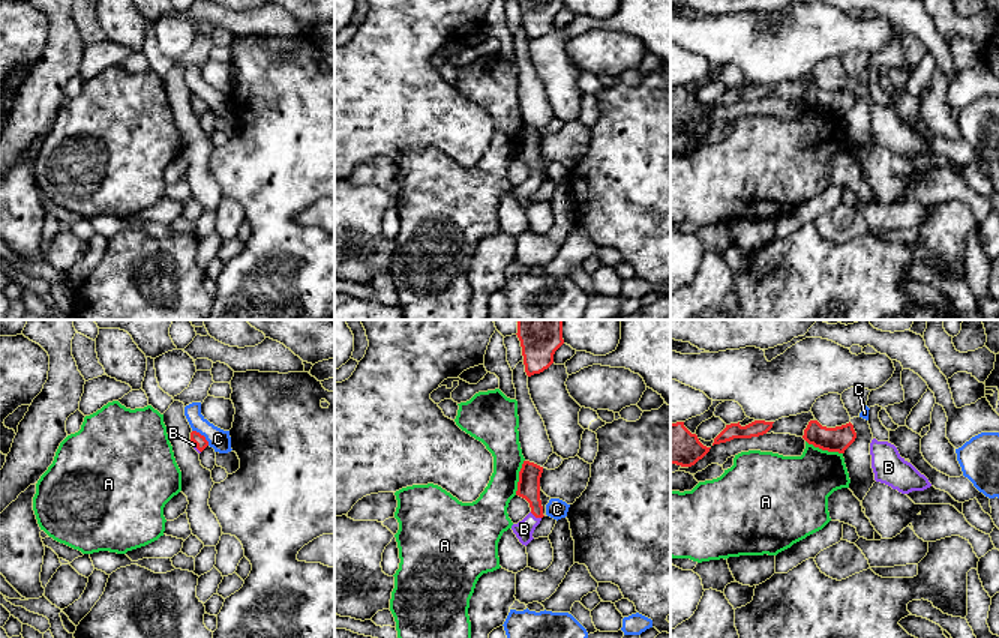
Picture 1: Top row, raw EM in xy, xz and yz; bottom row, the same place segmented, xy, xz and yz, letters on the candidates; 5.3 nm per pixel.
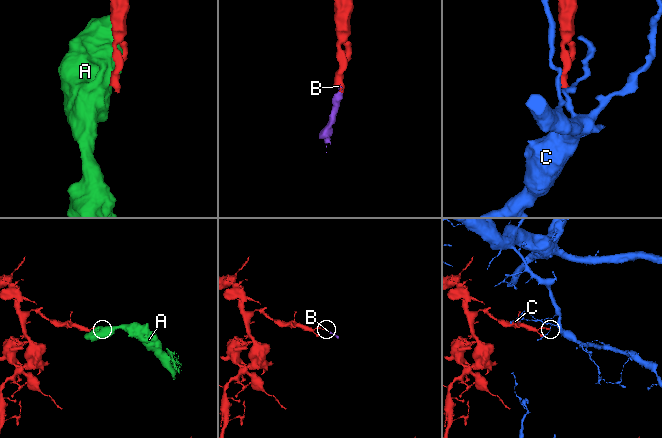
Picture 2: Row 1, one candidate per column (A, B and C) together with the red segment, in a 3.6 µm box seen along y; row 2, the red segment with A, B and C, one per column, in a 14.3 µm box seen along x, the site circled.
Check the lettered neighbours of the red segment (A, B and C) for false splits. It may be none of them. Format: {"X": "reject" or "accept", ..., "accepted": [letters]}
{"A": "reject", "B": "accept", "C": "reject", "accepted": ["B"]}

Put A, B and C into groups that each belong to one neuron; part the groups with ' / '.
A / B / C

